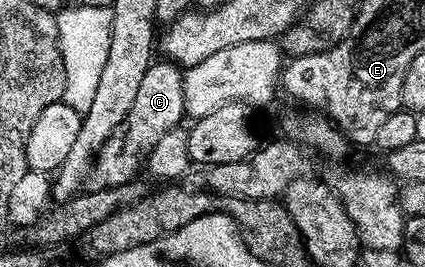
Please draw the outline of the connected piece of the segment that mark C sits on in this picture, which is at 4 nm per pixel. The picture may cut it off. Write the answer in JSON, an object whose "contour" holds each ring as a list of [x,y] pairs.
{"contour":[[[169,60],[151,61],[148,72],[144,72],[144,81],[140,84],[138,95],[132,104],[128,116],[124,116],[124,120],[120,124],[120,128],[116,128],[116,132],[112,132],[112,136],[108,138],[104,144],[104,148],[100,151],[94,164],[92,171],[93,185],[99,190],[111,190],[120,184],[128,184],[135,181],[139,177],[138,169],[141,171],[146,165],[146,159],[150,157],[152,148],[156,148],[156,144],[160,141],[160,136],[164,136],[166,132],[172,132],[179,129],[183,125],[182,118],[187,117],[184,108],[184,84],[182,83],[183,71],[175,66]]]}

